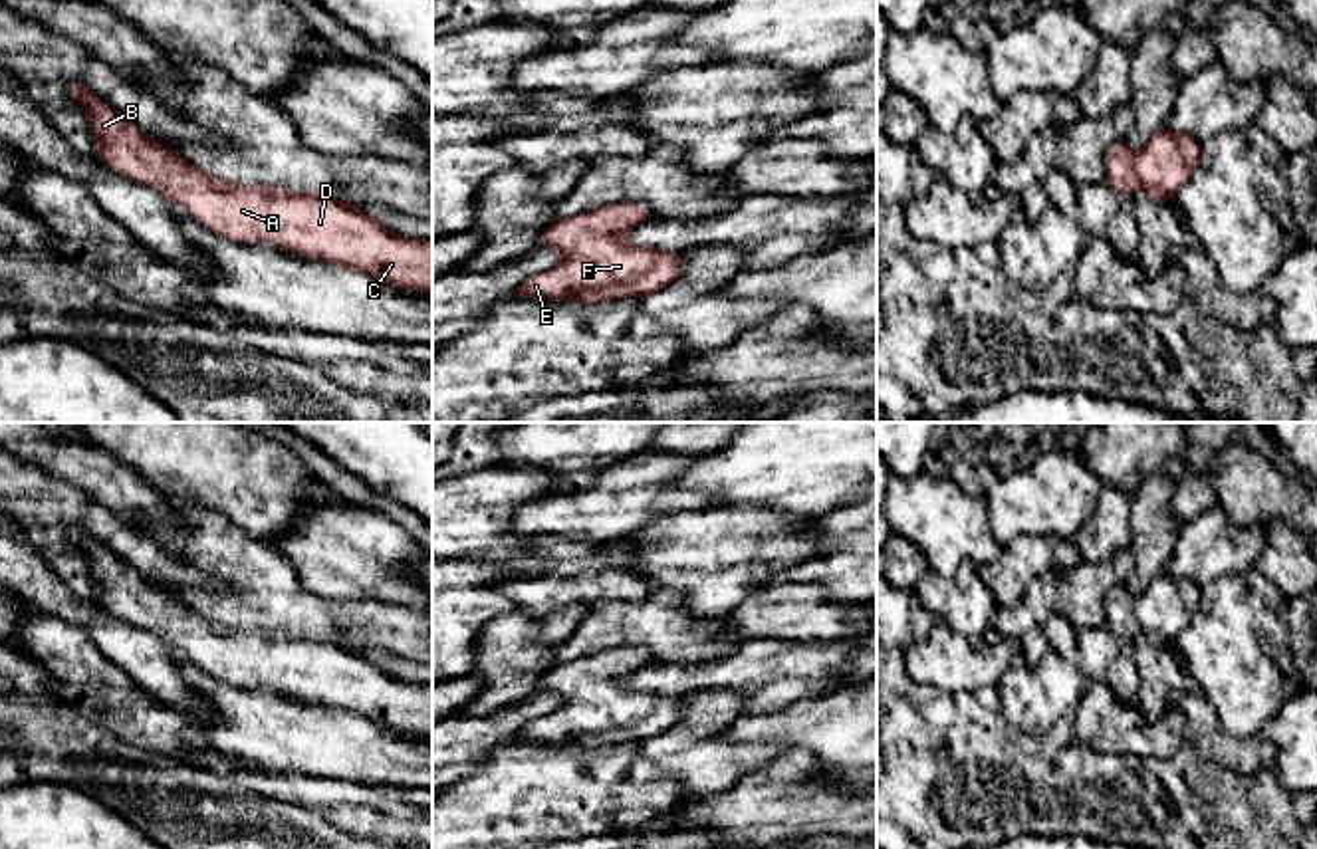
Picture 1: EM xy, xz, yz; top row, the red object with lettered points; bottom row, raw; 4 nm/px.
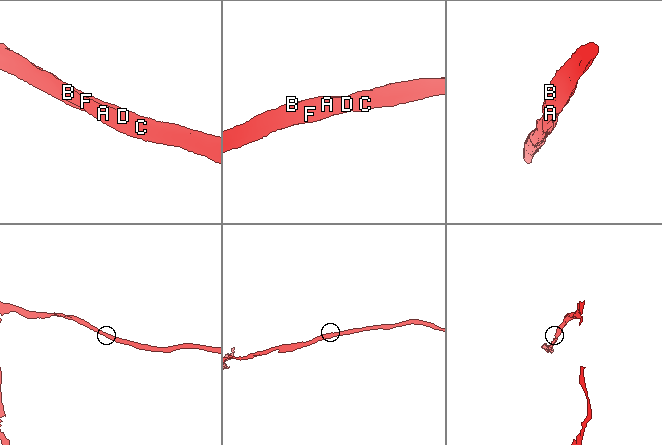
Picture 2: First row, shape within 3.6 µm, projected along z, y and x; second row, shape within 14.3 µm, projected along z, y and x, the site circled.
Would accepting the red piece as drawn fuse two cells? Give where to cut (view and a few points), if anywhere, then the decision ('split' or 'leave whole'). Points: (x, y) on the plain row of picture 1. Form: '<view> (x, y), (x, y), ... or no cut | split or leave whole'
no cut | leave whole

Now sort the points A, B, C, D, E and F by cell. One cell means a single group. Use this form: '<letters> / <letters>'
A B C D E F

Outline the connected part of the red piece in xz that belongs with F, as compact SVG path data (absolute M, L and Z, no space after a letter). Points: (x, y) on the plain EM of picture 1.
M643 647L611 649L581 659L555 665L541 680L539 692L555 692L563 702L549 714L528 722L514 742L536 744L575 744L577 748L597 748L603 744L641 742L662 734L682 720L680 698L625 686L621 680L633 670L653 665Z

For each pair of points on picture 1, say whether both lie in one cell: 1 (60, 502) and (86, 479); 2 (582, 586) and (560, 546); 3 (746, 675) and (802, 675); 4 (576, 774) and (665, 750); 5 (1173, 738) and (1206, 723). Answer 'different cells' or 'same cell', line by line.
1: different cells
2: same cell
3: same cell
4: different cells
5: different cells

